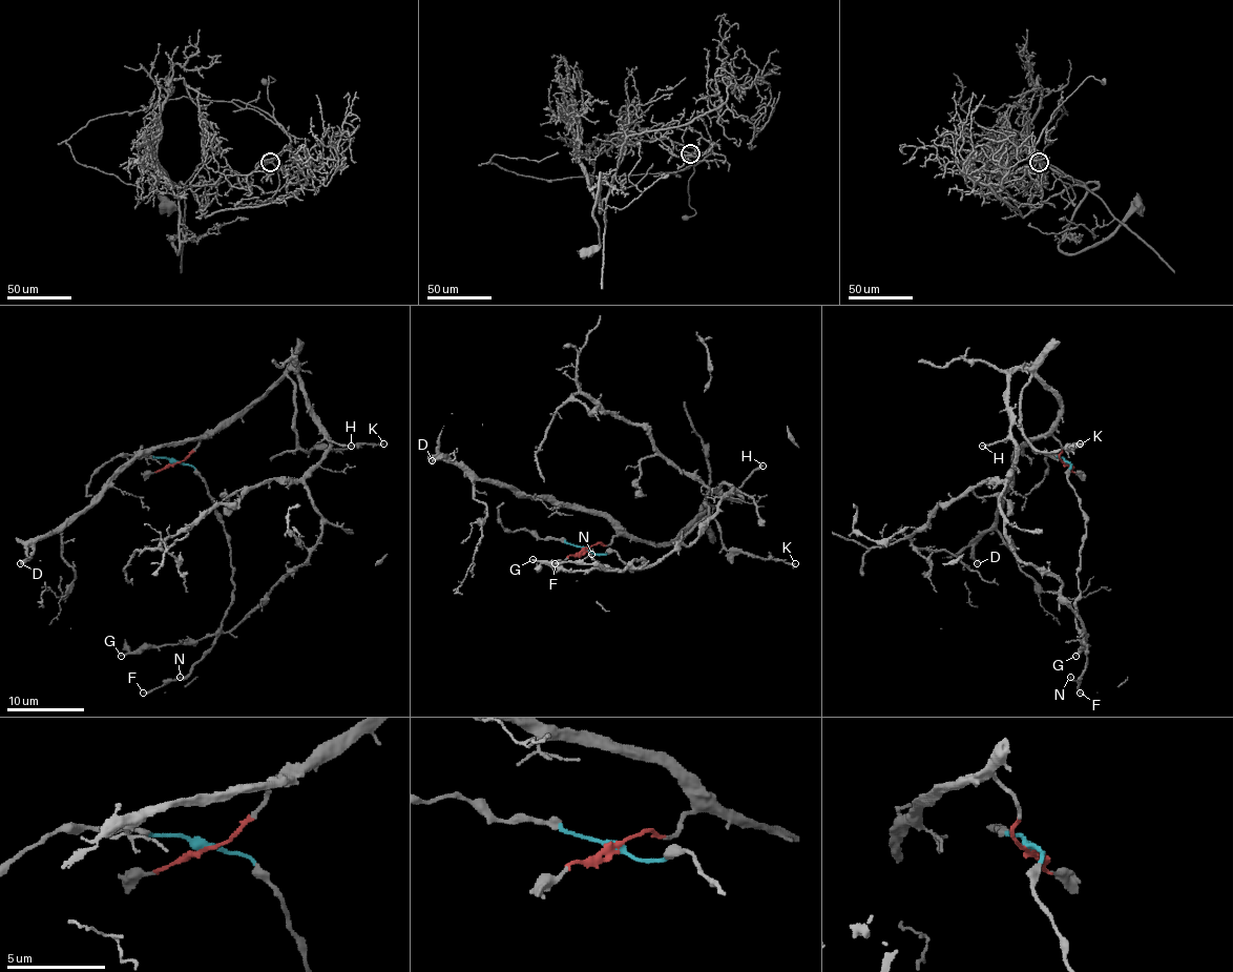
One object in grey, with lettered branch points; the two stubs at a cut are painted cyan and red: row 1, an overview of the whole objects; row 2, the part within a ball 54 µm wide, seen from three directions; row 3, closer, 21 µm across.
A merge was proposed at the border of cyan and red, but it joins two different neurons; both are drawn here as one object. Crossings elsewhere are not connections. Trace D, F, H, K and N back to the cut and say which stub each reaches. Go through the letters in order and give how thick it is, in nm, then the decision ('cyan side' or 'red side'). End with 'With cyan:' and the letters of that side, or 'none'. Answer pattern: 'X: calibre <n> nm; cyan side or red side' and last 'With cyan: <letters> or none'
D: calibre 320 nm; red side
F: calibre 180 nm; cyan side
H: calibre 160 nm; red side
K: calibre 200 nm; red side
N: calibre 90 nm; cyan side
With cyan: F, N

